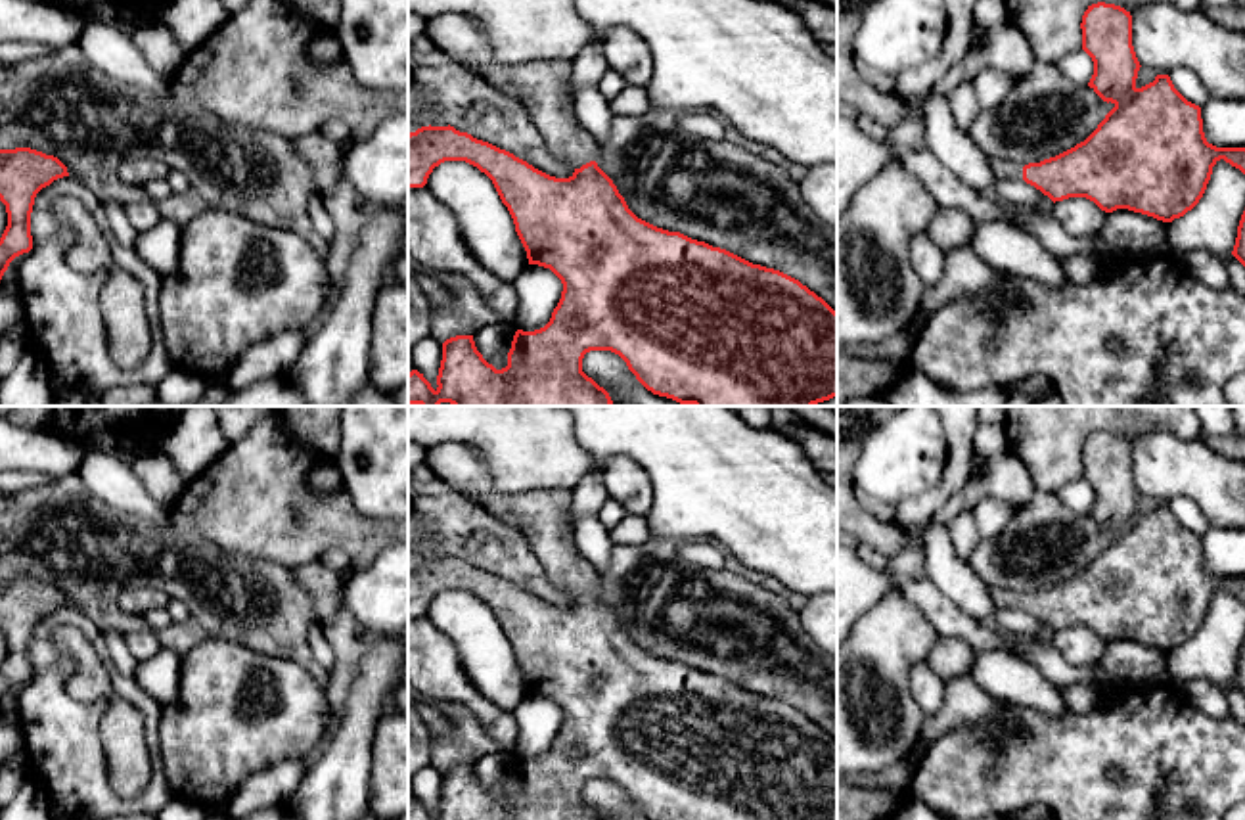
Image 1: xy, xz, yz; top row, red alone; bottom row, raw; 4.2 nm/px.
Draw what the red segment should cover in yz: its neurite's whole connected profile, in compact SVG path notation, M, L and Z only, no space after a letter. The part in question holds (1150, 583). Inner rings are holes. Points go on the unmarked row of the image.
M1098 431L1082 444L1082 479L1094 490L1088 515L1115 536L1098 558L1075 577L1040 592L1019 594L988 588L996 607L1025 609L1053 632L1086 626L1101 640L1128 638L1172 651L1191 640L1203 626L1212 596L1224 588L1245 604L1245 577L1216 577L1203 561L1201 536L1188 531L1168 504L1138 517L1140 490L1132 475L1132 444L1120 435Z

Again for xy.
M31 577L0 579L0 630L8 655L0 667L0 709L10 692L33 678L31 642L36 623L54 609L69 605L54 584Z

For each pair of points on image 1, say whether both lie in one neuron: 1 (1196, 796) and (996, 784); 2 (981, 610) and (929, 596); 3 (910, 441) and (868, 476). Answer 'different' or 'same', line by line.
1: same
2: different
3: same

